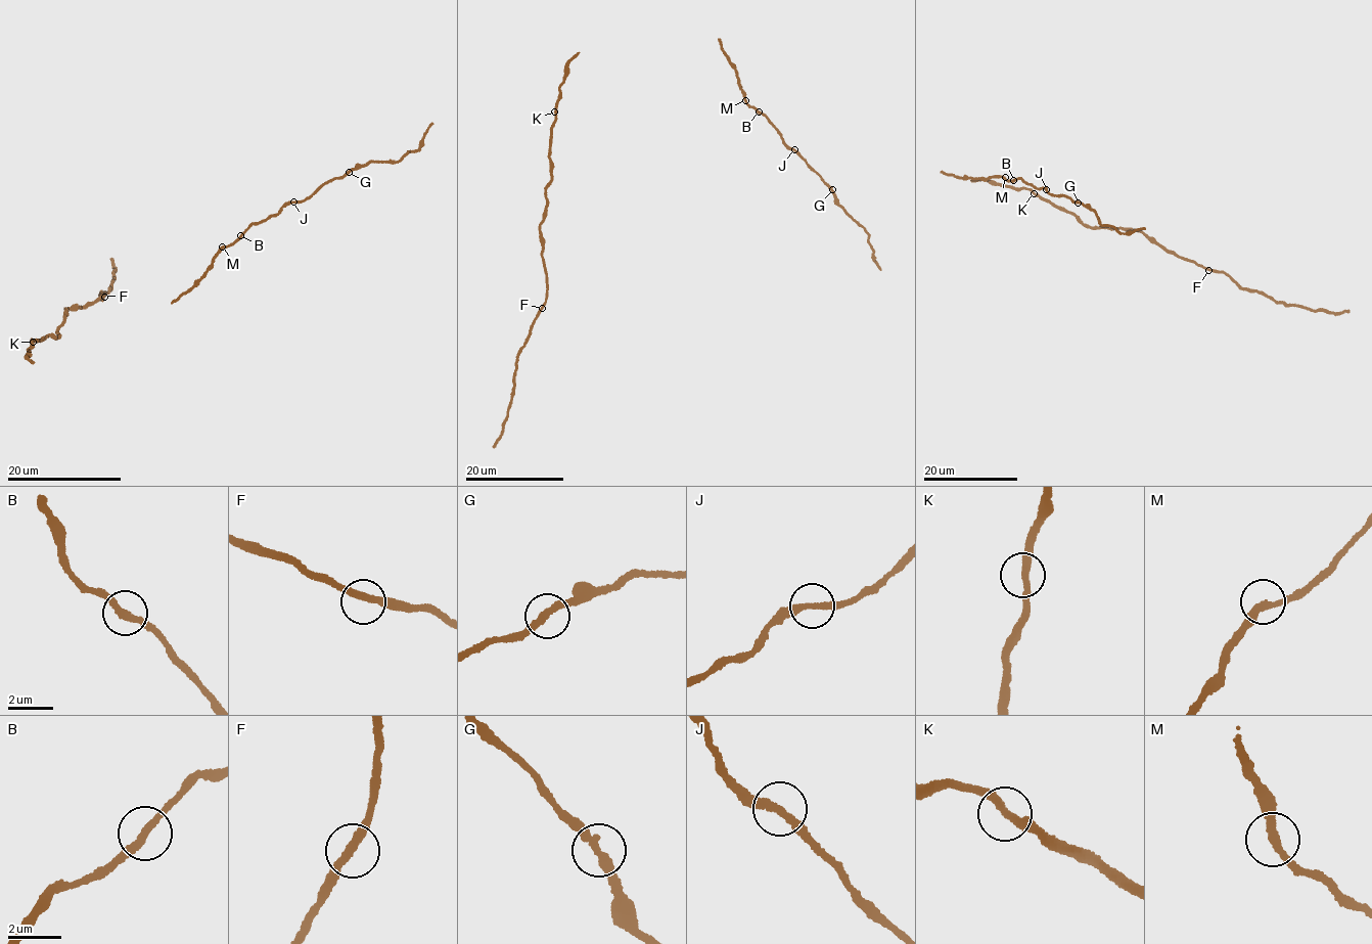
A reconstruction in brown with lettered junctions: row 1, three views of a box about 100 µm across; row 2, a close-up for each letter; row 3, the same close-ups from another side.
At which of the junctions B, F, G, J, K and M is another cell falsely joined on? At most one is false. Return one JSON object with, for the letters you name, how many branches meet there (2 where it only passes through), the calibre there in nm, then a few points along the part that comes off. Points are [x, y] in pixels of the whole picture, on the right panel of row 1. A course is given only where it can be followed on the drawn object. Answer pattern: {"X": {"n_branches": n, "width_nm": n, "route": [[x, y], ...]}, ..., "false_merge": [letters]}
{"false_merge": []}

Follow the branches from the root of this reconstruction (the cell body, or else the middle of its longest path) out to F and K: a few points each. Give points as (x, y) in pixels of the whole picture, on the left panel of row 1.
F: (34, 363), (27, 357), (34, 339), (51, 333), (57, 338), (66, 308), (84, 306), (104, 297)
K: (34, 363), (27, 357), (33, 342)

